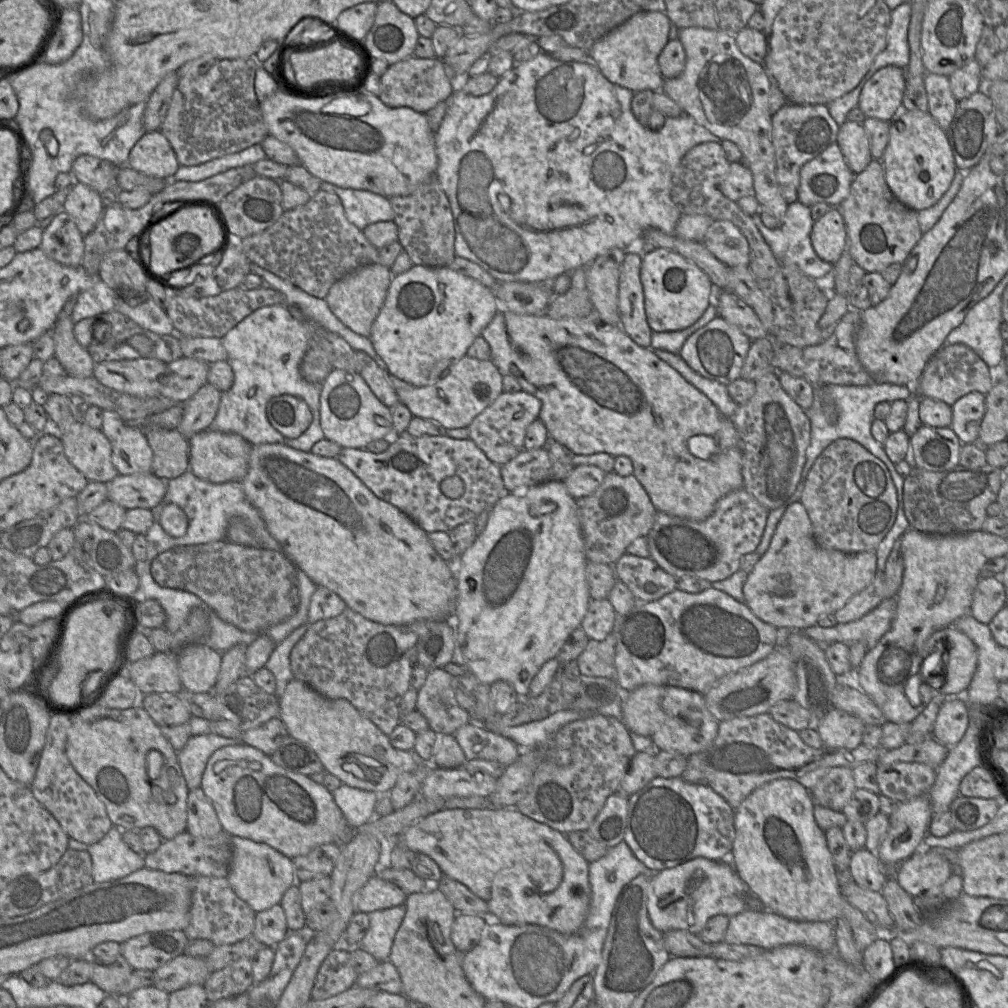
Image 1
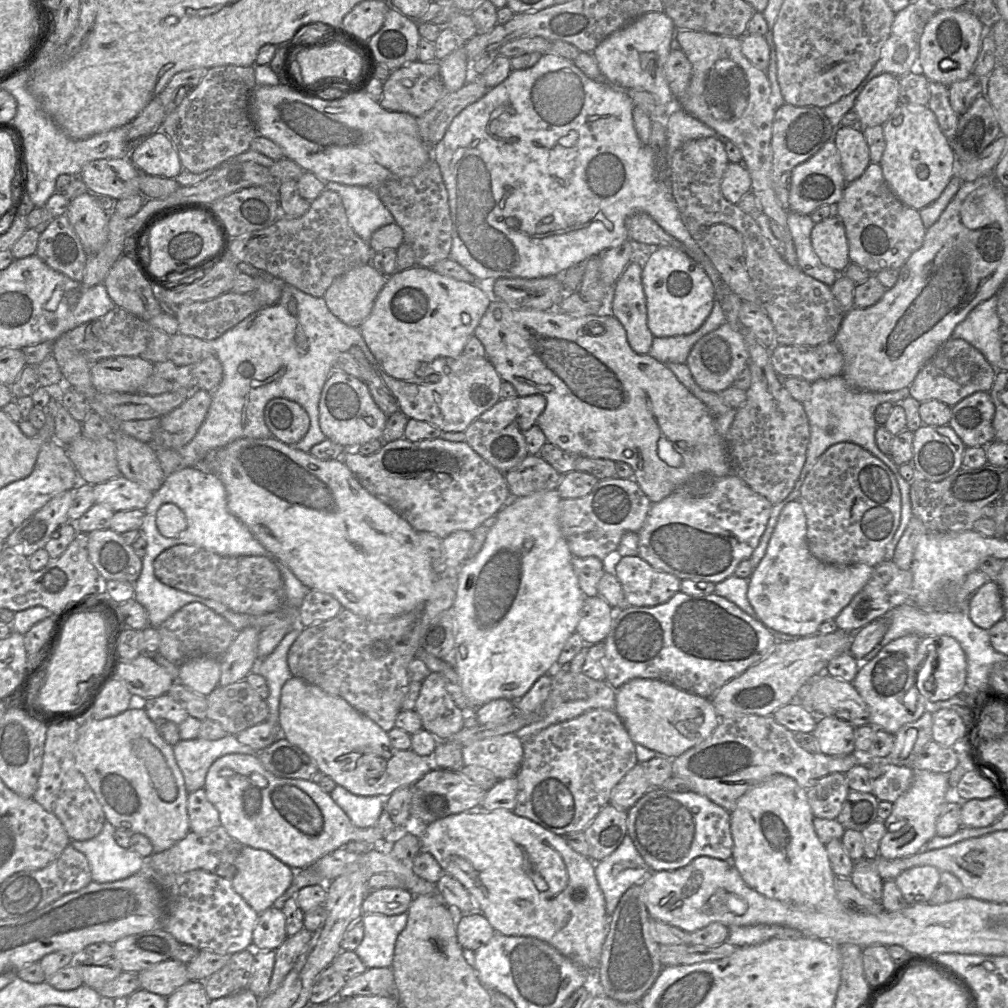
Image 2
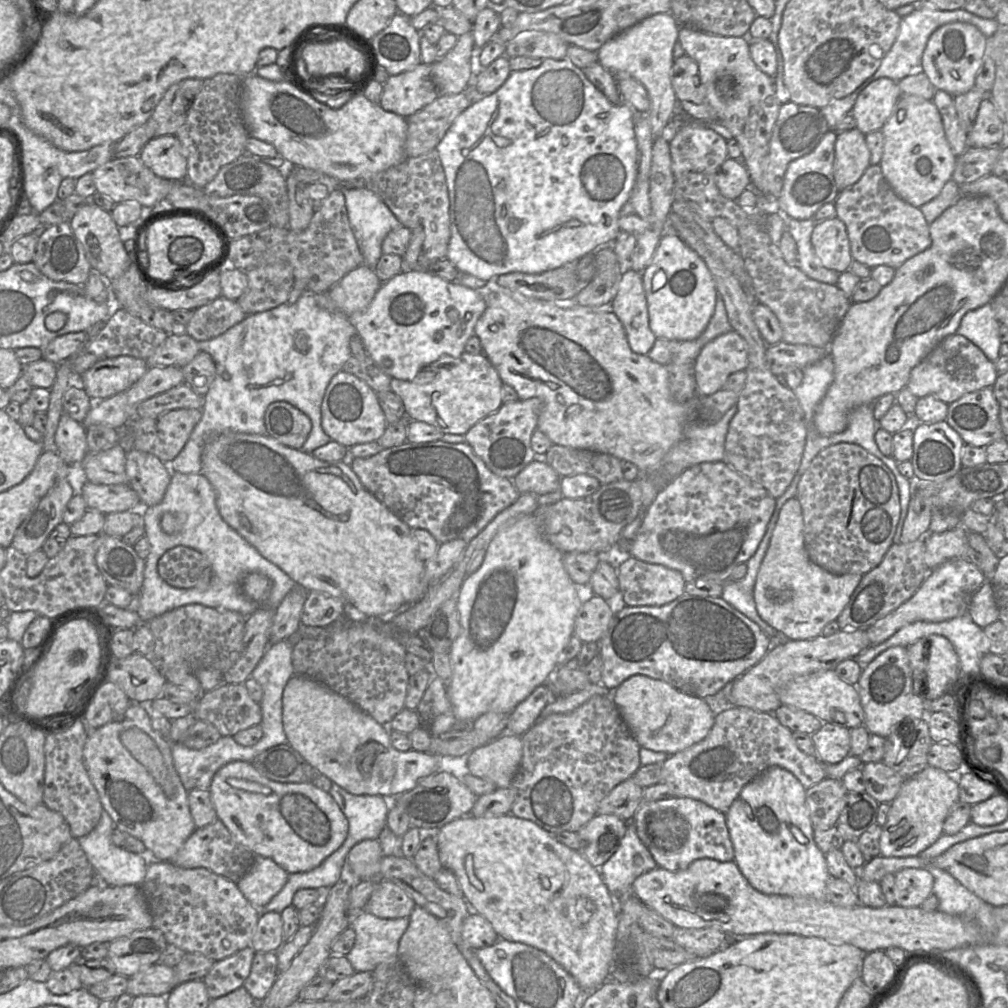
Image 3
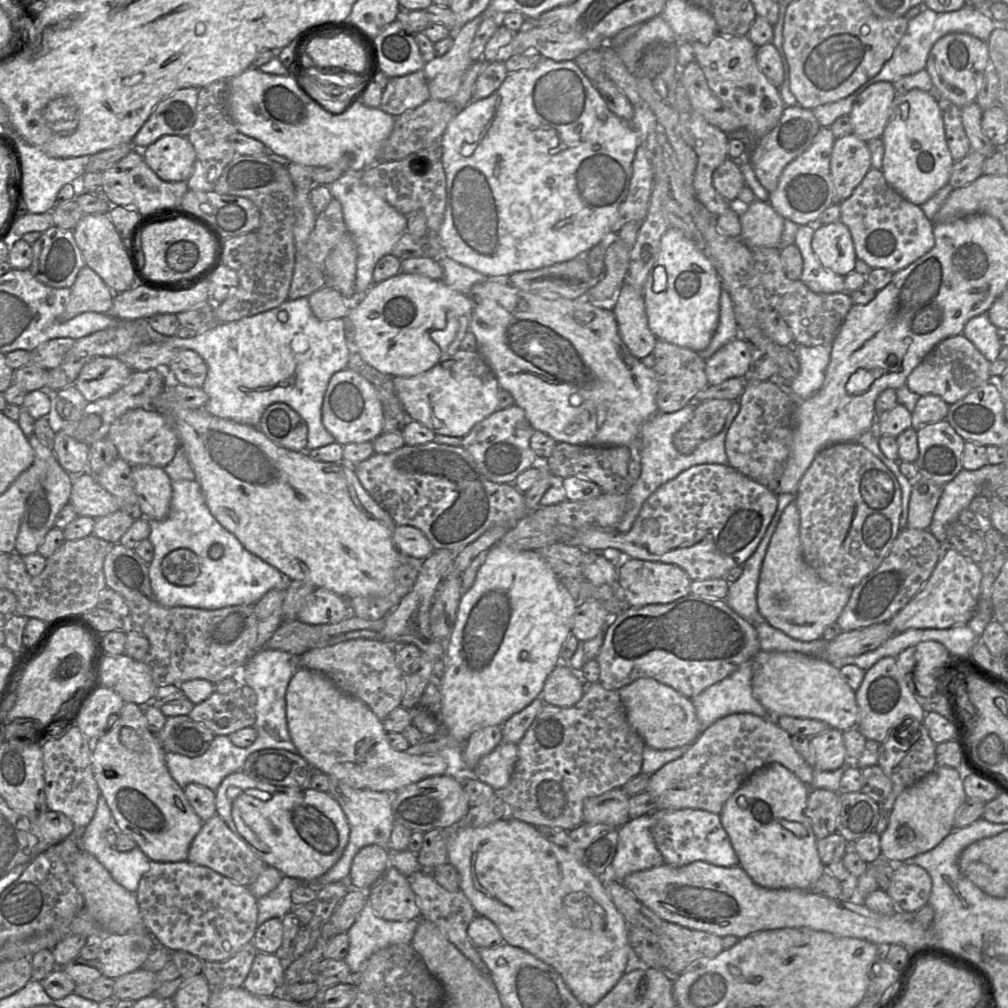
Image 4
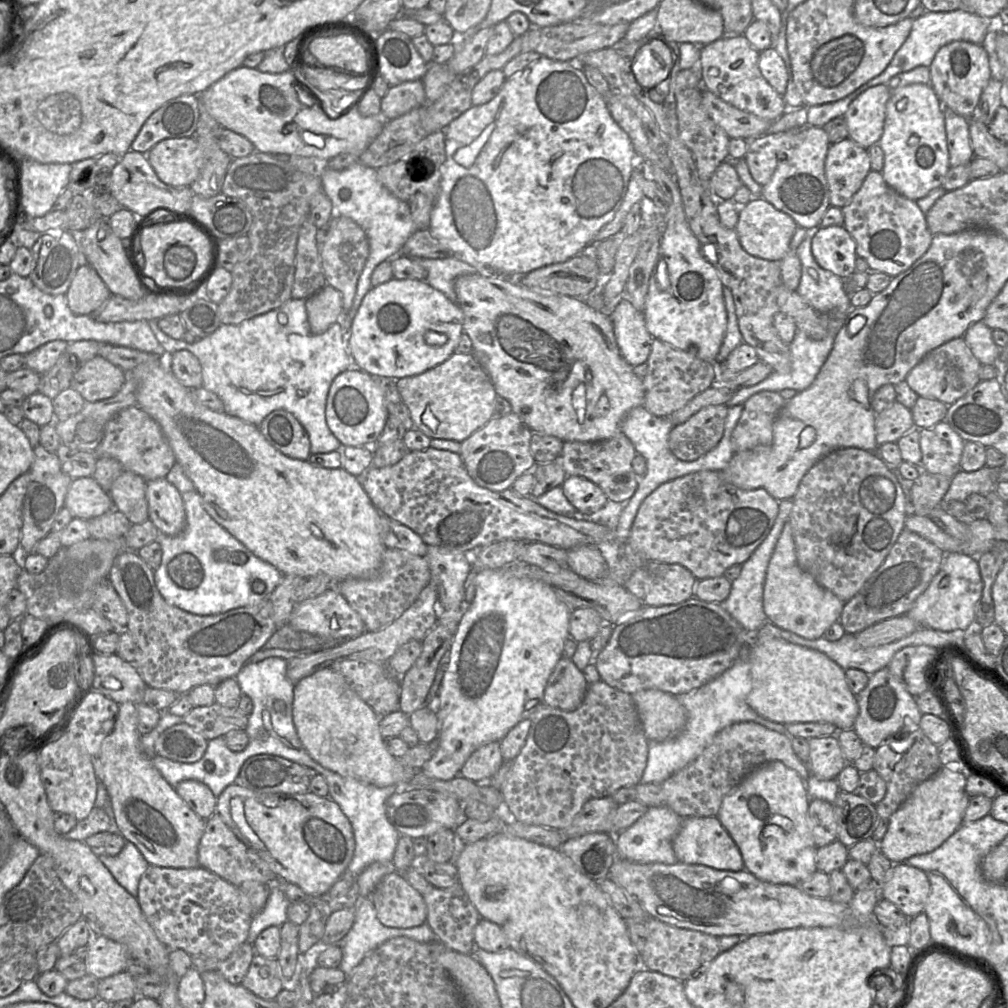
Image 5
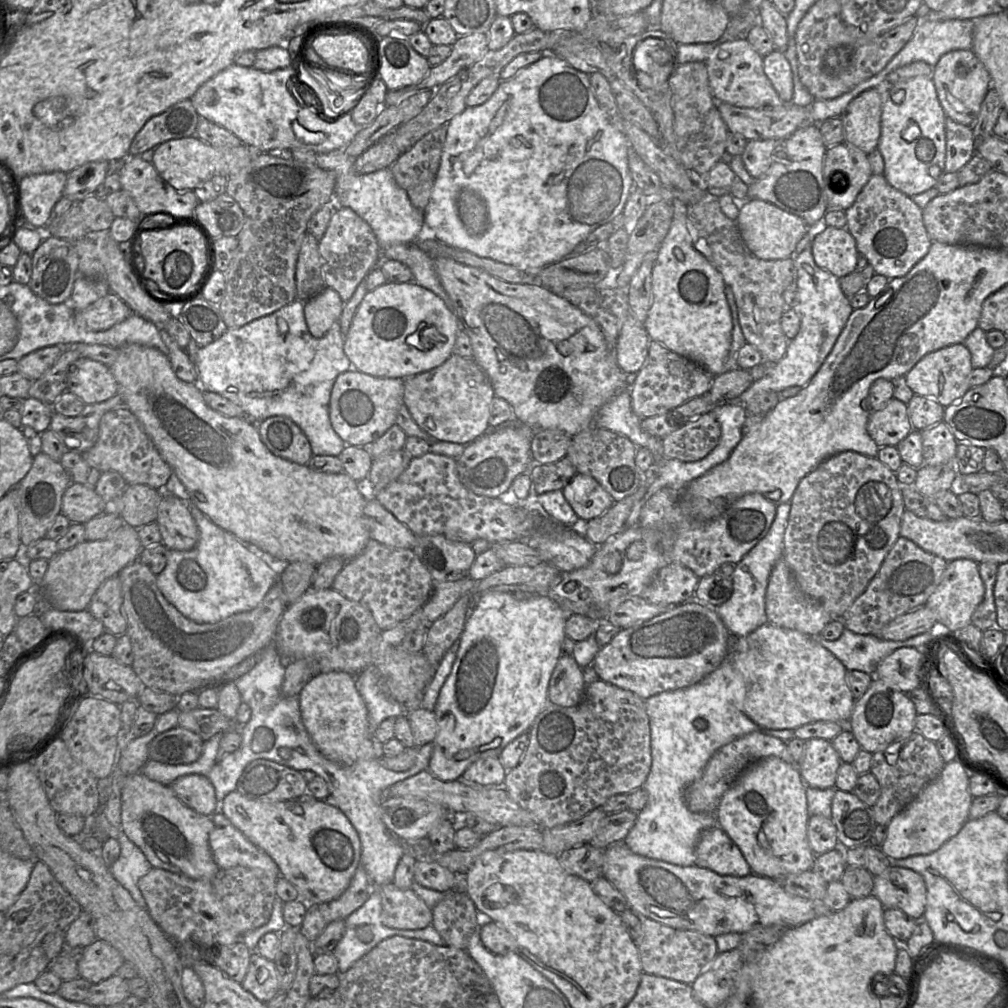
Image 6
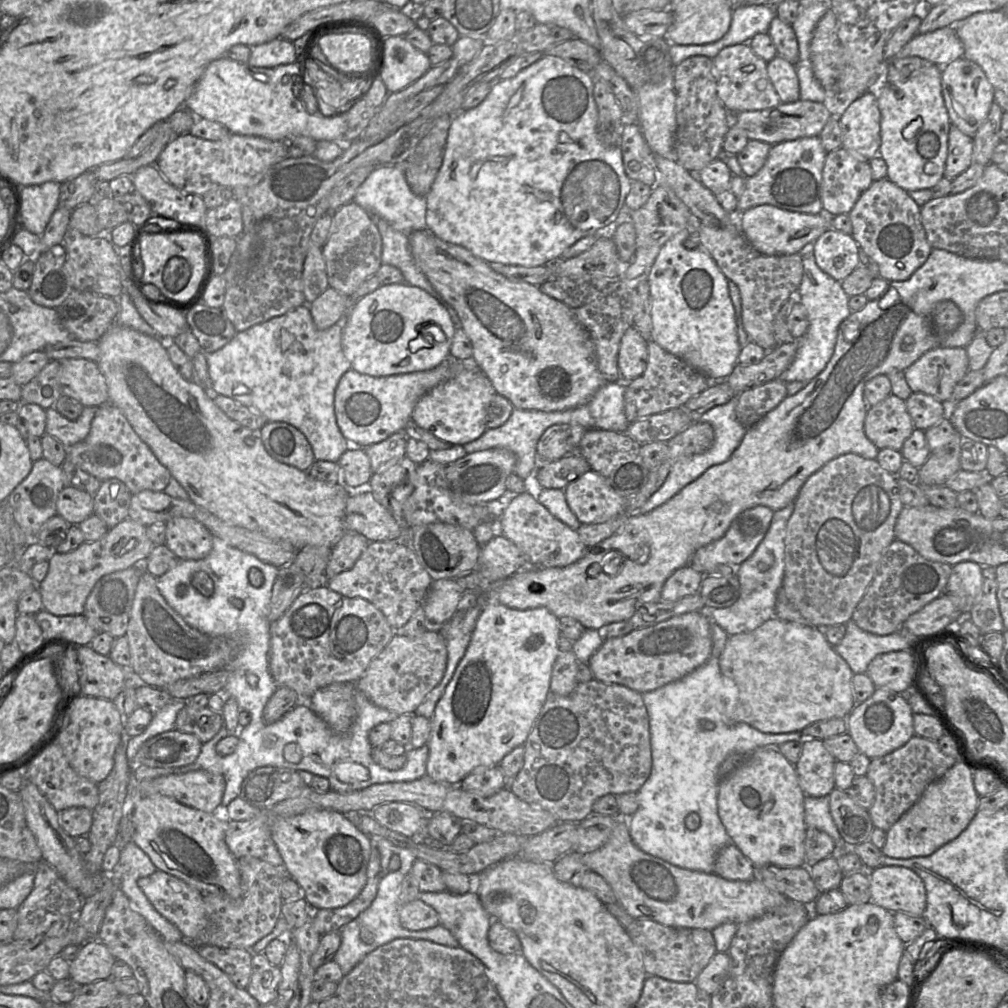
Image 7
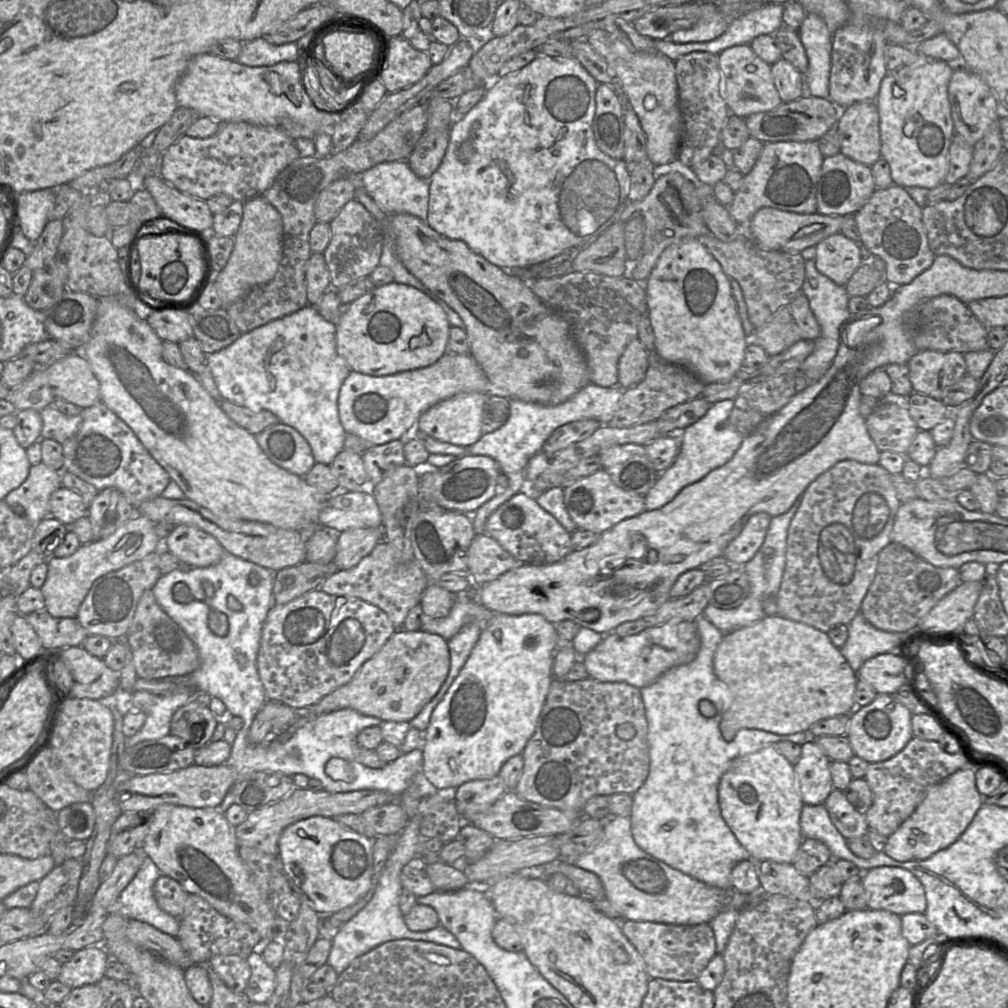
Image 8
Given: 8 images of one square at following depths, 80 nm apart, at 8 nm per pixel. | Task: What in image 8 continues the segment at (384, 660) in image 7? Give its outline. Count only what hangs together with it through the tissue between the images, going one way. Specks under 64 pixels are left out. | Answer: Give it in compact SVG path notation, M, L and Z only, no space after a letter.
M395 630L349 682L334 689L308 710L299 712L296 721L280 736L290 738L311 719L345 708L379 718L383 722L411 722L438 693L449 669L450 653L444 638L424 631Z

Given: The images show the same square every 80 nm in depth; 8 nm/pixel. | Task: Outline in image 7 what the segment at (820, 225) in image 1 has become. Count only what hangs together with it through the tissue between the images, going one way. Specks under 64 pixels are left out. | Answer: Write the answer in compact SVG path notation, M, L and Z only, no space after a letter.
M829 228L813 242L817 266L838 282L859 266L859 245L852 235Z

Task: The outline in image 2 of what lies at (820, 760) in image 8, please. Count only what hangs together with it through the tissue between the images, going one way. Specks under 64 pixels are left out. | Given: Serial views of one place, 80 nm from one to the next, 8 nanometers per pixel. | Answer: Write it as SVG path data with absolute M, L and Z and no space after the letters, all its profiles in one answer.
M835 716L818 719L813 732L820 752L830 756L845 756L855 750L855 728L846 720Z

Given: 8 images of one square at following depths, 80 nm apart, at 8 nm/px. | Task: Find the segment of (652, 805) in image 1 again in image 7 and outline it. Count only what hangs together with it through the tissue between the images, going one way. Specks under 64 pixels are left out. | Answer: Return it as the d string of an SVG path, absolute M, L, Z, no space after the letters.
M730 843L718 853L713 873L726 880L750 881L756 878L756 870L738 847Z

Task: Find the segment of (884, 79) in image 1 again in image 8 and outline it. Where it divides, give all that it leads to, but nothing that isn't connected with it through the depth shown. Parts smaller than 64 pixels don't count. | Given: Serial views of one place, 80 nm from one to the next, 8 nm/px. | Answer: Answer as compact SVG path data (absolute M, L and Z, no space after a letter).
M875 101L856 102L844 109L836 124L840 153L871 167L881 158L879 113Z

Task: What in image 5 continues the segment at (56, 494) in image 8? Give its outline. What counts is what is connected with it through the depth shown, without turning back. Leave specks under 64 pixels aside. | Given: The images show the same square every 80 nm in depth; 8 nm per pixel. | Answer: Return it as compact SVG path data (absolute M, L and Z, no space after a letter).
M93 477L73 479L65 500L66 507L74 518L92 520L114 509L113 501Z

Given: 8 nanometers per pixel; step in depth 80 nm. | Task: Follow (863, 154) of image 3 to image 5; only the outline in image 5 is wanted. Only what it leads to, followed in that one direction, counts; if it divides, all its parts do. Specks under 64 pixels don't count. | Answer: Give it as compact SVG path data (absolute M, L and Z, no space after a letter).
M849 137L831 144L825 160L830 205L846 206L871 170L868 149Z

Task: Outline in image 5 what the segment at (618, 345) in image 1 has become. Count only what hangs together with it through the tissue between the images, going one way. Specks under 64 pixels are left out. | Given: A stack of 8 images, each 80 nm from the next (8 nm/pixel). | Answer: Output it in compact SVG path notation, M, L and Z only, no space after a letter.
M477 273L459 276L454 282L457 295L456 303L464 315L463 330L471 338L473 344L472 354L487 372L497 395L509 401L512 412L517 414L533 433L554 436L563 442L597 442L621 433L621 425L625 416L632 409L643 407L645 390L642 379L634 373L633 367L626 362L621 354L611 317L593 309L581 299L532 290L521 285L514 278L502 275L484 276Z

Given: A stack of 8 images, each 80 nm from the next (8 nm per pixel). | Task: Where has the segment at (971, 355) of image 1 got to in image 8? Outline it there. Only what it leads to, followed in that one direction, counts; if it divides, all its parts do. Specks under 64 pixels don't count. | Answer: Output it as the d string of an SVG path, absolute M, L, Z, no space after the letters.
M920 350L908 362L913 392L942 400L943 391L967 374L964 354Z

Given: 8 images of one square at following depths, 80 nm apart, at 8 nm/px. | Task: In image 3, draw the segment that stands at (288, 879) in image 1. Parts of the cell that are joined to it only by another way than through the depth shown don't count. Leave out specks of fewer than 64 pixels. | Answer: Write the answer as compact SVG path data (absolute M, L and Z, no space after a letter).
M255 856L253 866L236 884L256 908L265 906L285 885L288 873L272 859Z

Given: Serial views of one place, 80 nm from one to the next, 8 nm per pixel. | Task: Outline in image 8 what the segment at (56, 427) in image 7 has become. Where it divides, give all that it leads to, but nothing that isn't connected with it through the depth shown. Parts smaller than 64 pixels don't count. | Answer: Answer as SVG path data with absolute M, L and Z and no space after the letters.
M51 405L39 413L42 419L41 439L53 439L60 444L75 435L82 424L82 410L76 416L66 416Z

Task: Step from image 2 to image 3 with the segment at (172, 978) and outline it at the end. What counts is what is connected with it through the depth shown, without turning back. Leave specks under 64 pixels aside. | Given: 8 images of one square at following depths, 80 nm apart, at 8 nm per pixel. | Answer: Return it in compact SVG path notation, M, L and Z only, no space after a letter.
M156 963L129 977L126 994L167 996L177 985L174 967Z

